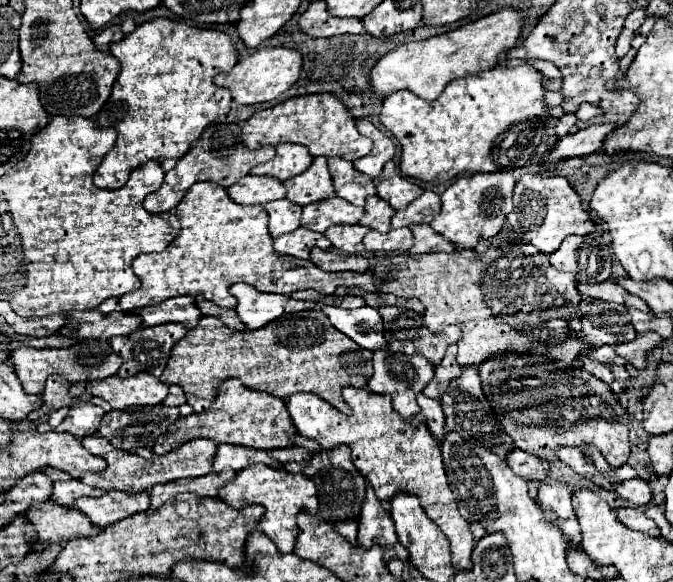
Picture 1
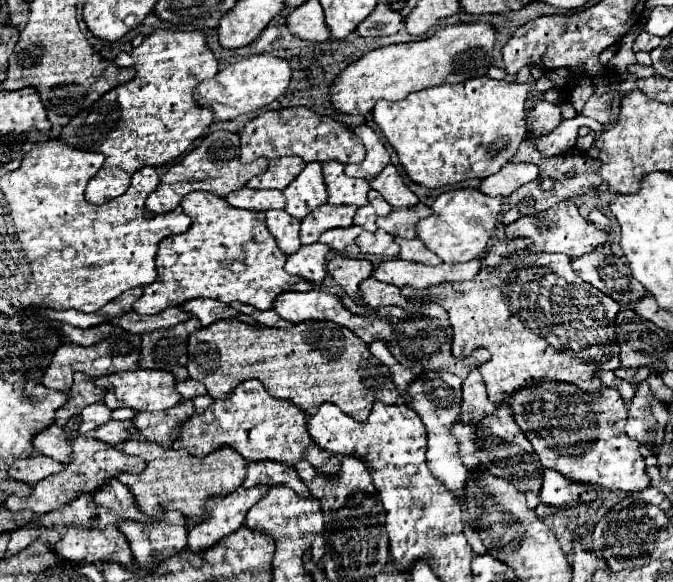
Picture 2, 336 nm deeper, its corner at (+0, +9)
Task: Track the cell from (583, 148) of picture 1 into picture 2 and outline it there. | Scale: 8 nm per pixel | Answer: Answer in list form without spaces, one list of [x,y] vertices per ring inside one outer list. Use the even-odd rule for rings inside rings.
[[[507,163],[495,175],[481,181],[479,191],[491,197],[509,197],[523,183],[535,181],[539,175],[533,163]]]

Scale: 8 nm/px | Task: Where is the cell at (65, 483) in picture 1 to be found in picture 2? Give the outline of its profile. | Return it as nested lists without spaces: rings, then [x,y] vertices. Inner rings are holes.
[[[111,479],[109,485],[99,489],[97,493],[93,493],[93,501],[99,507],[105,507],[105,509],[117,513],[121,519],[153,521],[153,517],[147,517],[145,513],[141,513],[137,509],[137,503],[135,503],[135,497],[131,495],[131,491],[125,485],[121,485],[117,479]]]

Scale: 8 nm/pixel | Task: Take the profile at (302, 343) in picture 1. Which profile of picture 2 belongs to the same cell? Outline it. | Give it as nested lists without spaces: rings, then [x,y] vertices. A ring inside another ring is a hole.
[[[239,319],[217,321],[191,333],[187,371],[191,379],[205,381],[213,399],[227,399],[239,383],[259,379],[269,395],[295,403],[307,415],[315,415],[323,403],[333,403],[355,421],[365,421],[375,401],[395,405],[399,397],[387,365],[377,361],[355,333],[331,321],[309,321],[291,329],[251,327]]]

